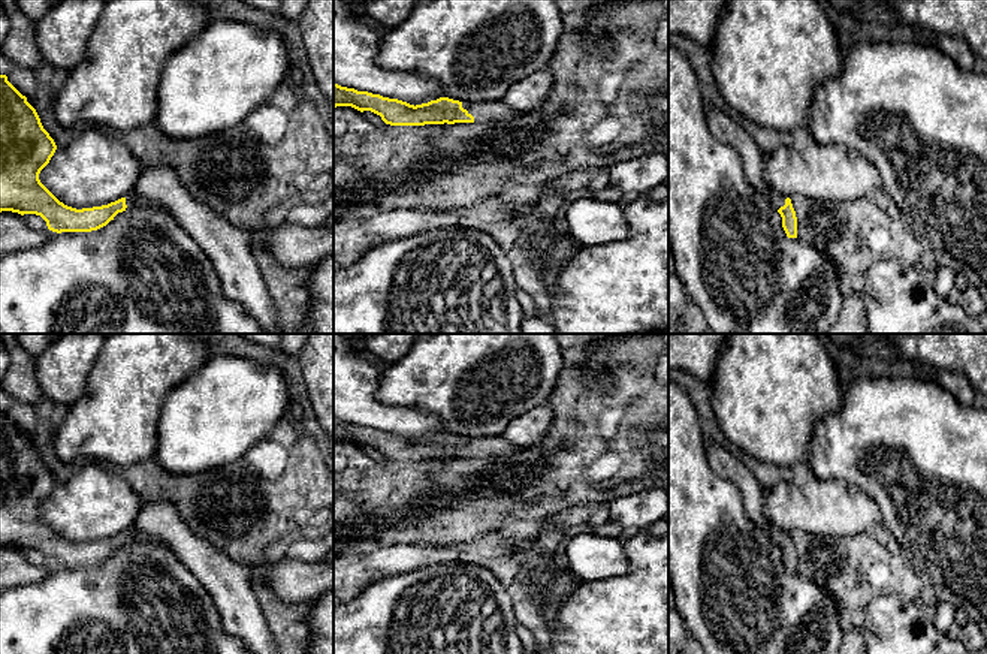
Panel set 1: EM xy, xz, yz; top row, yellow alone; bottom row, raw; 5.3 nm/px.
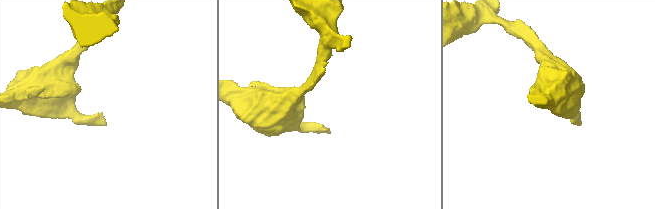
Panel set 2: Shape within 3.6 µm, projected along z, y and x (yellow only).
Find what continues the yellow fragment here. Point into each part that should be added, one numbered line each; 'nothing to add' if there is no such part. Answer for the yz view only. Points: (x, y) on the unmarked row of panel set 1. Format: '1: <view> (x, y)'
1: yz (776, 535)

